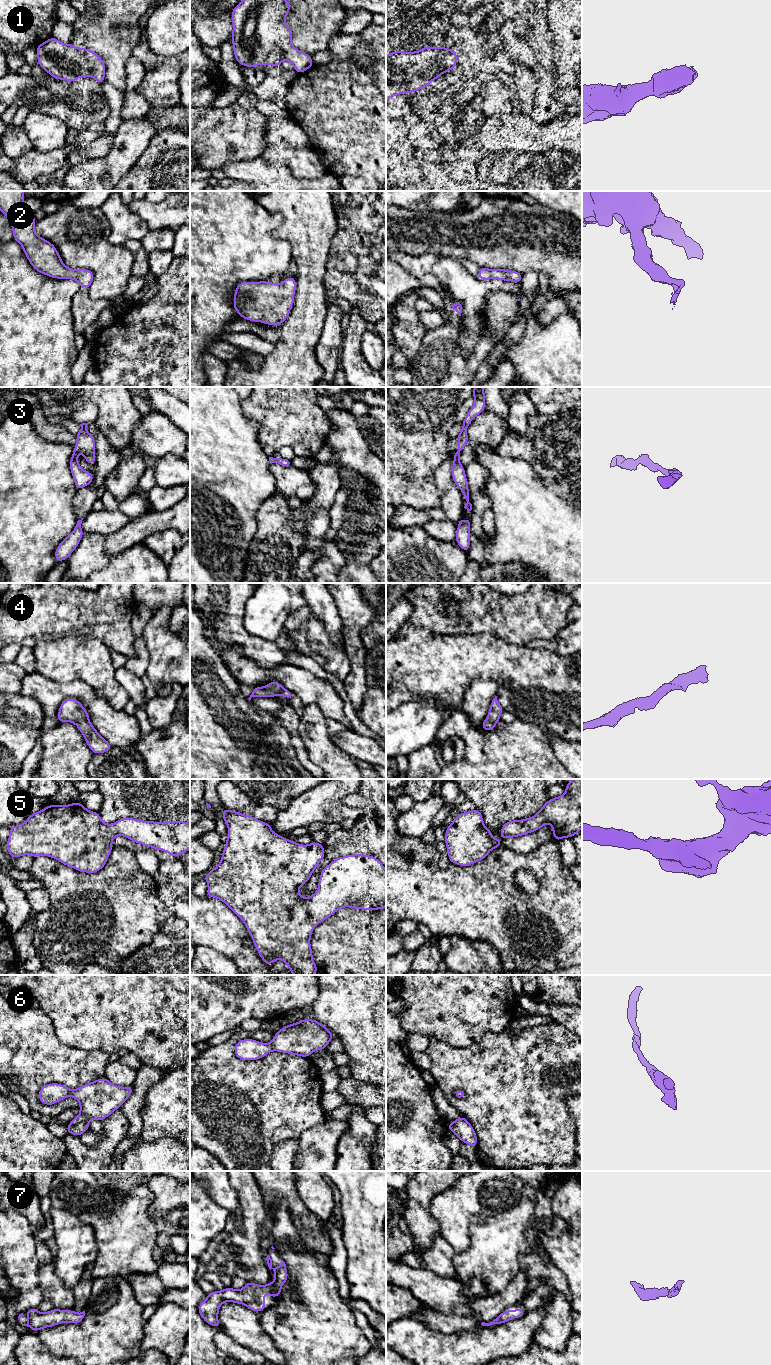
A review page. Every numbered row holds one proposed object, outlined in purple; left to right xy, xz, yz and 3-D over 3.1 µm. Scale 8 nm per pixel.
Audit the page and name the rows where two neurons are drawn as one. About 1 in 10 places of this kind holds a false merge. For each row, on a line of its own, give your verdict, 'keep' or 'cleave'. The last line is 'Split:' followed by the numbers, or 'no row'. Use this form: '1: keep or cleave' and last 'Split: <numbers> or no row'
1: keep
2: keep
3: keep
4: keep
5: keep
6: keep
7: keep
Split: no row

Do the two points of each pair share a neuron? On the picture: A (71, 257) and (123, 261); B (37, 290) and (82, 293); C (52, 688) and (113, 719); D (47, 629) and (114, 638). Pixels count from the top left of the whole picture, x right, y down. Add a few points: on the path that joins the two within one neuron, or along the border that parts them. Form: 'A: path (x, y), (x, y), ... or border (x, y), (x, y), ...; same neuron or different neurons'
A: path (84, 257), (101, 257), (106, 261), (110, 261); same neuron
B: border (79, 287), (72, 299), (72, 316); different neurons
C: path (67, 690), (80, 690), (98, 708); same neuron
D: path (64, 627), (97, 628); same neuron

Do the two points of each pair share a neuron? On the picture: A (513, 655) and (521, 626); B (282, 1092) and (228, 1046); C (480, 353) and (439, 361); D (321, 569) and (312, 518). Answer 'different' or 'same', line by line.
A: different
B: same
C: same
D: same

